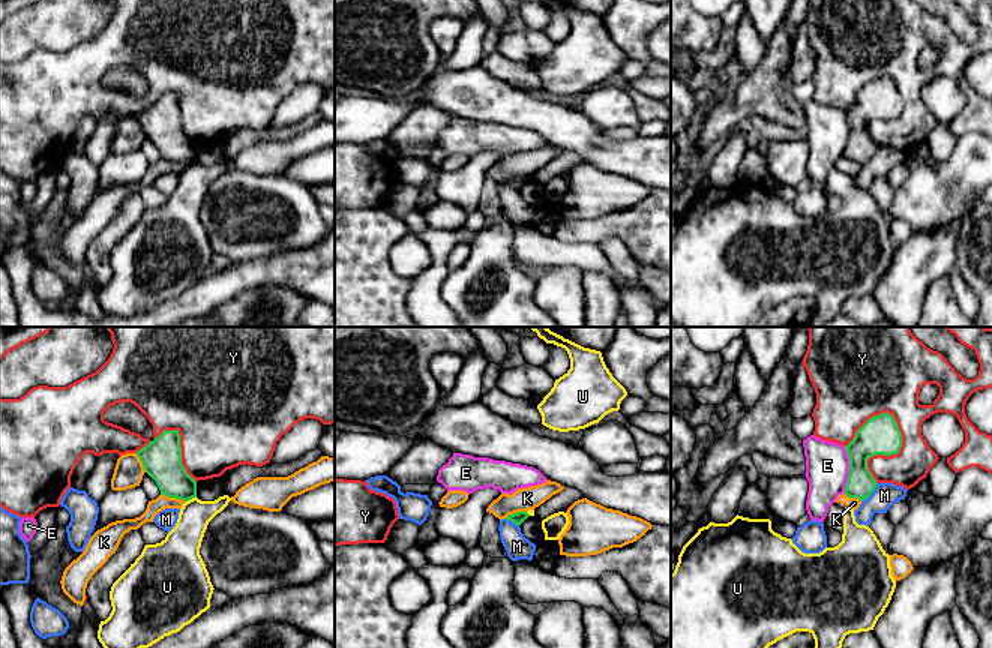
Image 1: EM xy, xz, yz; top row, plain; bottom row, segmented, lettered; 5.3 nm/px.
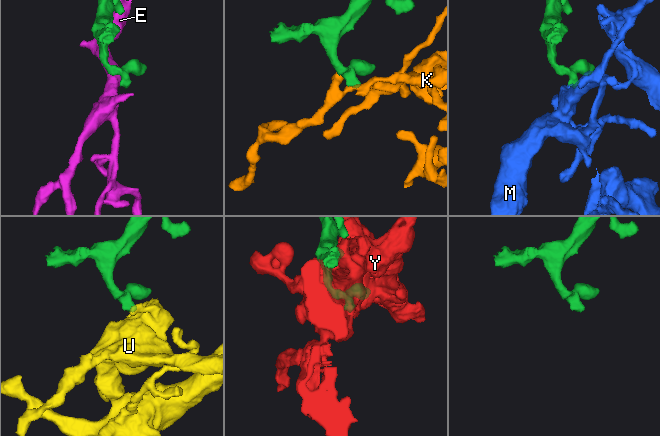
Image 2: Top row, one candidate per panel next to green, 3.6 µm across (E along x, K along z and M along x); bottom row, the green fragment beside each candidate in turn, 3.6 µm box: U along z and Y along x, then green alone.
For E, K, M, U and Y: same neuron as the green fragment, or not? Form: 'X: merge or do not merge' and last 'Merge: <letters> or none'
E: do not merge
K: do not merge
M: do not merge
U: do not merge
Y: do not merge
Merge: none

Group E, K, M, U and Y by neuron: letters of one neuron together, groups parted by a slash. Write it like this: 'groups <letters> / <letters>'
groups E / K / M / U / Y

